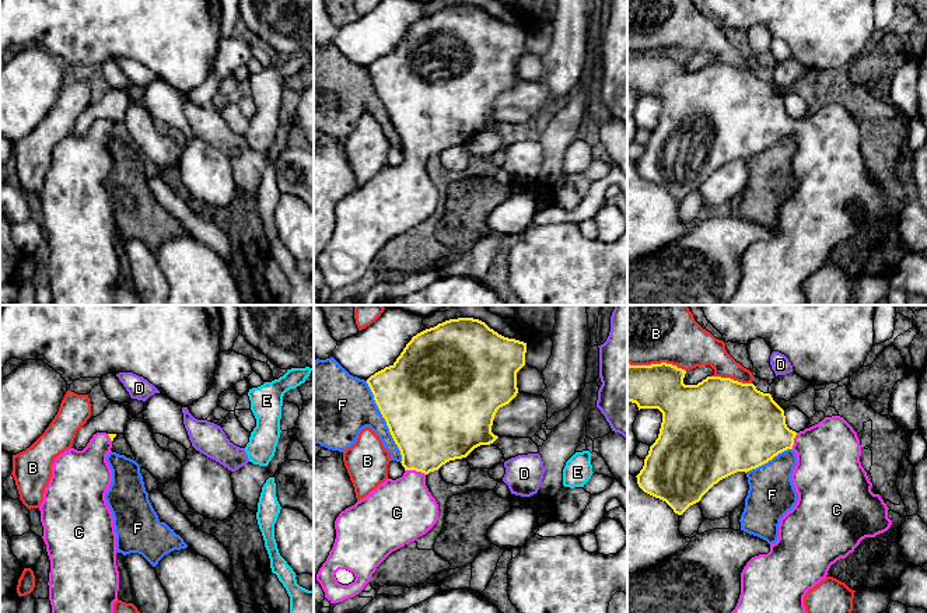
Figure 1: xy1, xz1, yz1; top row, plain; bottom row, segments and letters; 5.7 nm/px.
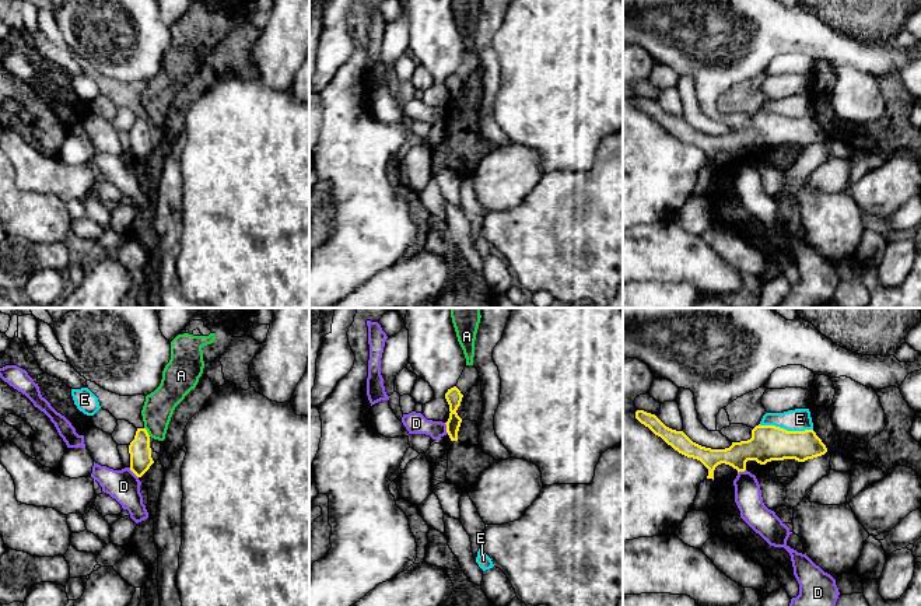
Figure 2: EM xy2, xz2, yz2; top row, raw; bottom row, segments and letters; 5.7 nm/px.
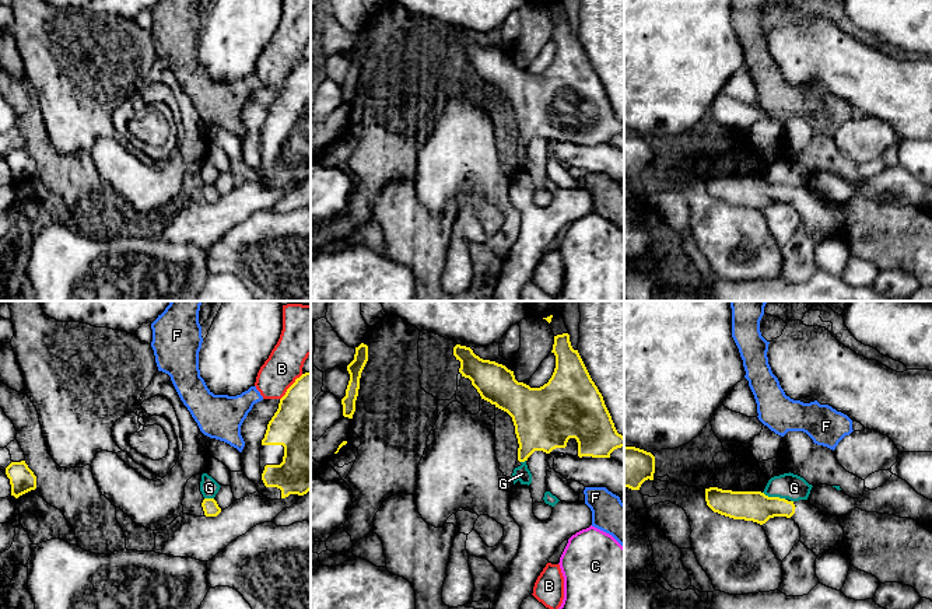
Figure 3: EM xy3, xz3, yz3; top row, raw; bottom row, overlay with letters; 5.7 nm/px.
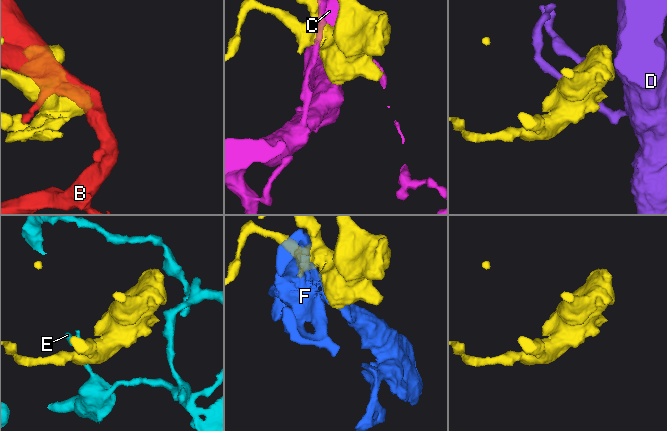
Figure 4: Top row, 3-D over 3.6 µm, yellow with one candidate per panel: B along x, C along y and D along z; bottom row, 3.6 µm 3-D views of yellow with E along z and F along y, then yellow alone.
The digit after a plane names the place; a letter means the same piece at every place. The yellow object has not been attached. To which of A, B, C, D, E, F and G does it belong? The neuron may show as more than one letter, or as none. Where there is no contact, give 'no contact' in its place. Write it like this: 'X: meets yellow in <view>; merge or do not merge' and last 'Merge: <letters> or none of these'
A: meets yellow in xy2; do not merge
B: meets yellow in yz1; do not merge
C: meets yellow in xz1; merge
D: meets yellow in xz2; do not merge
E: meets yellow in yz2; do not merge
F: meets yellow in xz1; do not merge
G: meets yellow in yz3; do not merge
Merge: C

